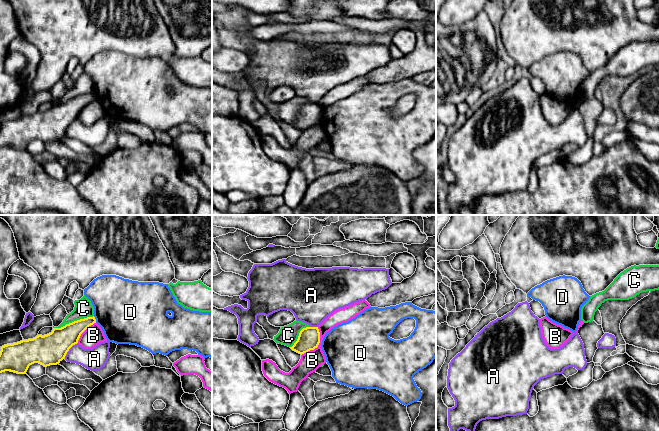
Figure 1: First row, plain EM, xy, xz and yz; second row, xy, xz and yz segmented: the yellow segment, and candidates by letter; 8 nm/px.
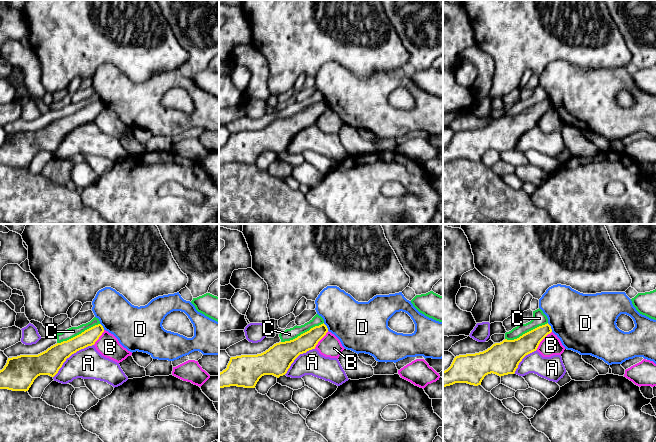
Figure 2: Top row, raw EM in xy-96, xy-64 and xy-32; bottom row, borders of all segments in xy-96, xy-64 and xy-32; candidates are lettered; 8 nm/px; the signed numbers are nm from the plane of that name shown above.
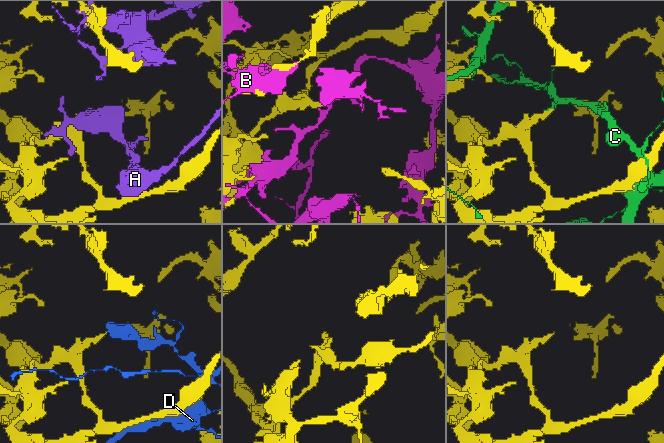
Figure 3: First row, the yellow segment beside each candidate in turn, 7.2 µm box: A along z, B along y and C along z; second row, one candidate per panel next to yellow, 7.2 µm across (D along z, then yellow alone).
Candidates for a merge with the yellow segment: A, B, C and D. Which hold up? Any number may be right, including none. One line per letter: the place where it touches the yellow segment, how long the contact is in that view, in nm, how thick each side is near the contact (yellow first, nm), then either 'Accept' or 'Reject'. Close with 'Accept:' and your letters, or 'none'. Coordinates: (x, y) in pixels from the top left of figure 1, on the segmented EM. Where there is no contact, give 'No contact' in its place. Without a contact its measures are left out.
A: Touches yellow at xy (69, 348). Shared border 170 nm. Thickness 240 nm (yellow) against 180 nm. Reject
B: Touches yellow at xz (318, 344). Shared border 280 nm. Thickness 180 nm (yellow) against 160 nm. Reject
C: Touches yellow at xy (74, 321). Shared border 340 nm. Thickness 220 nm (yellow) against 150 nm. Reject
D: Touches yellow at xy (95, 319). Shared border 60 nm. Thickness 160 nm (yellow) against 480 nm. Reject
Accept: none

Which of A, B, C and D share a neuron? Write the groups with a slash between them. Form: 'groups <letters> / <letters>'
groups A / B / C / D

